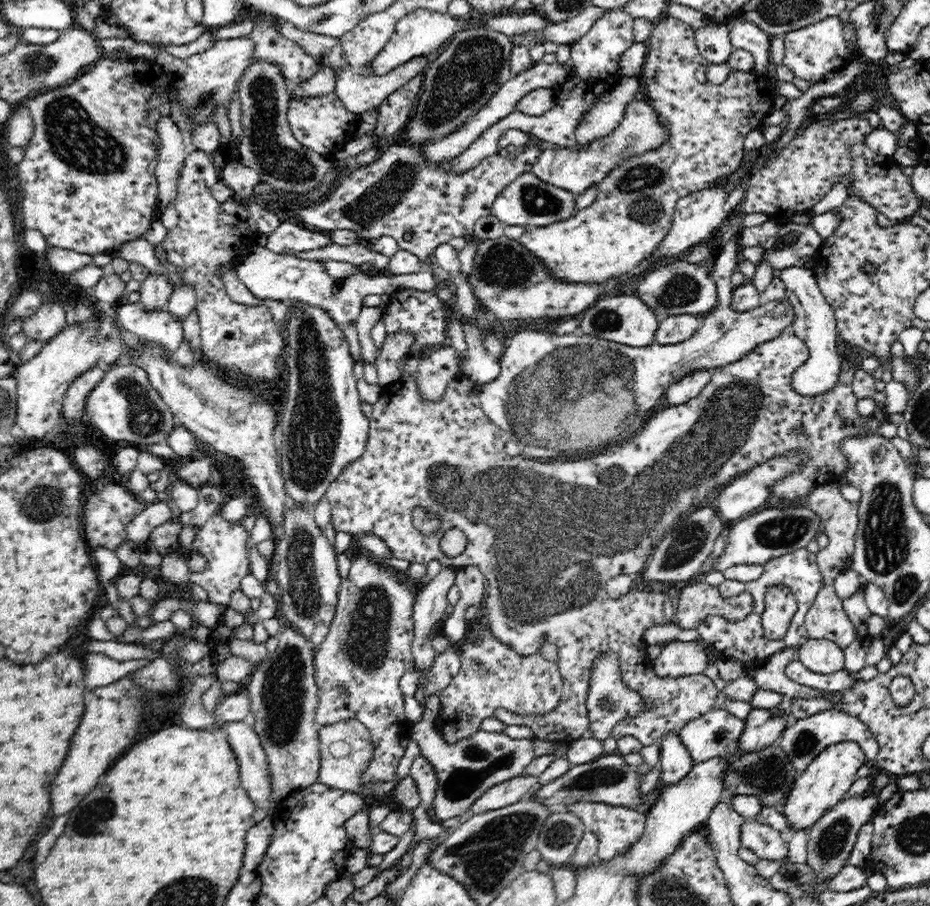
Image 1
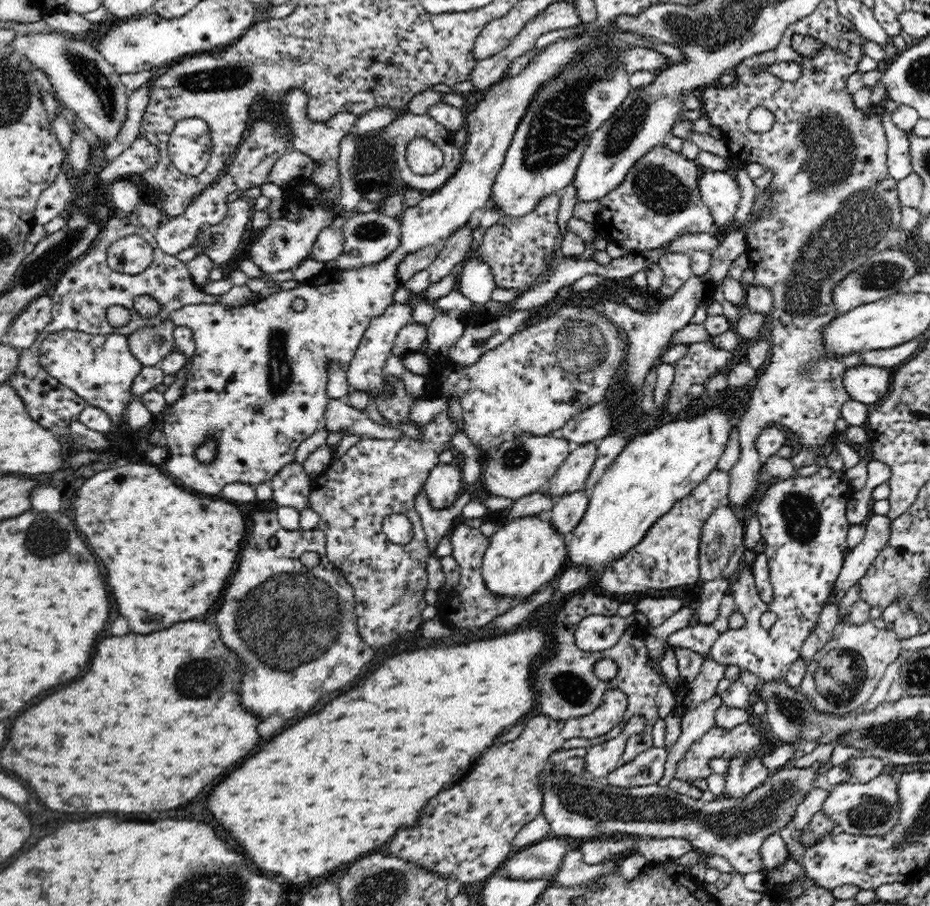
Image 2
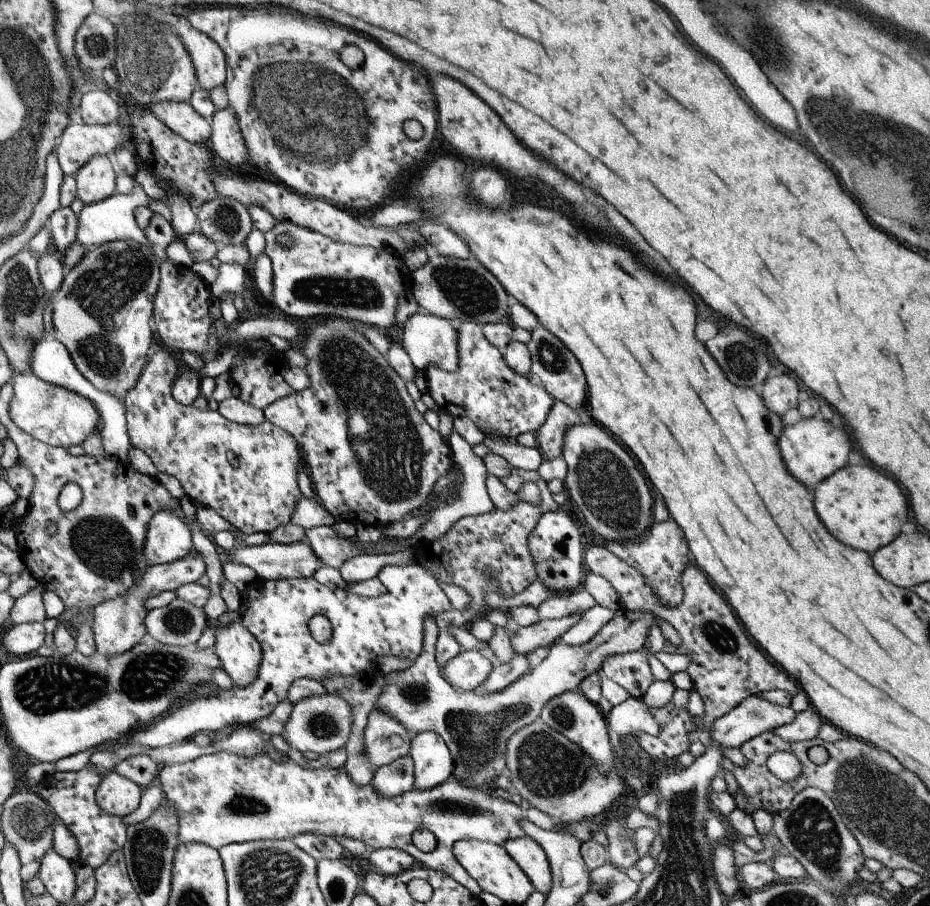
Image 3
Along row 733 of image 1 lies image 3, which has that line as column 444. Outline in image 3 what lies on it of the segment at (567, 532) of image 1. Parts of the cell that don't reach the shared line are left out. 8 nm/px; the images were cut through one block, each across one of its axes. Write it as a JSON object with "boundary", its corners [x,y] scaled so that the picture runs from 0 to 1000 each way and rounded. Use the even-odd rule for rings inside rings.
{"boundary":[[[552,517],[545,525],[535,528],[537,532],[547,541],[555,544],[565,532],[573,532],[581,540],[581,555],[573,557],[563,553],[556,553],[547,563],[537,563],[530,560],[526,565],[512,570],[499,570],[490,574],[483,585],[470,594],[470,596],[452,597],[443,603],[444,621],[455,625],[455,629],[463,631],[470,642],[476,645],[488,645],[498,649],[500,656],[504,658],[504,667],[497,675],[488,672],[474,675],[467,680],[470,691],[470,706],[468,708],[467,726],[470,735],[476,737],[478,731],[484,730],[497,720],[496,713],[489,709],[489,703],[485,702],[483,693],[501,692],[511,682],[519,681],[520,674],[526,673],[522,666],[524,653],[534,653],[537,658],[552,658],[558,656],[576,639],[575,620],[569,611],[566,592],[584,565],[597,565],[601,560],[592,550],[592,544],[587,536],[587,532],[580,528],[577,520],[565,521],[563,519]]]}

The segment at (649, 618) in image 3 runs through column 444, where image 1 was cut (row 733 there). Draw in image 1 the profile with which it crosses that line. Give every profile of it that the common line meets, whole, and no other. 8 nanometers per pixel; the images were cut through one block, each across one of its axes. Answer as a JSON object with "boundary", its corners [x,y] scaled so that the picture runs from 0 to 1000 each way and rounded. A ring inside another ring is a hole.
{"boundary":[[[771,778],[753,792],[737,799],[730,806],[730,811],[747,842],[763,838],[781,840],[780,873],[789,873],[794,877],[813,877],[818,891],[841,890],[854,868],[858,850],[835,820],[822,823],[815,829],[799,830],[795,815],[800,805],[801,794],[794,792]]]}

